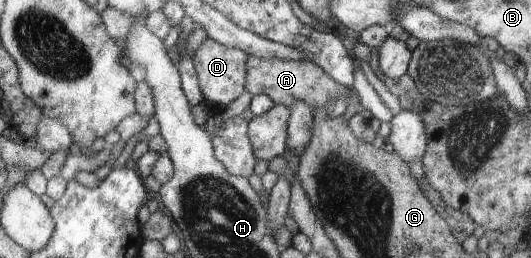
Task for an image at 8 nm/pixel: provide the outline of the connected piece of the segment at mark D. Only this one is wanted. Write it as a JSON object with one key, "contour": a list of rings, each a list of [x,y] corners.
{"contour":[[[208,38],[199,49],[195,51],[195,54],[192,55],[192,63],[196,70],[196,77],[199,80],[198,83],[200,84],[204,100],[214,103],[217,109],[225,108],[227,105],[237,100],[245,90],[246,62],[248,57],[249,56],[245,51],[223,46]]]}

